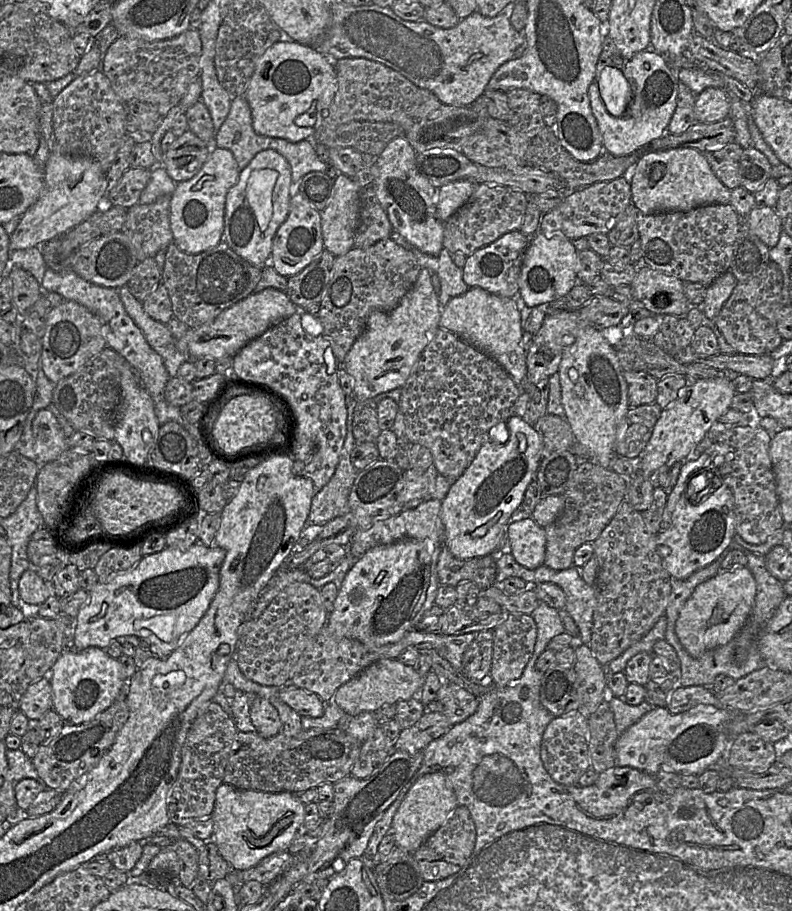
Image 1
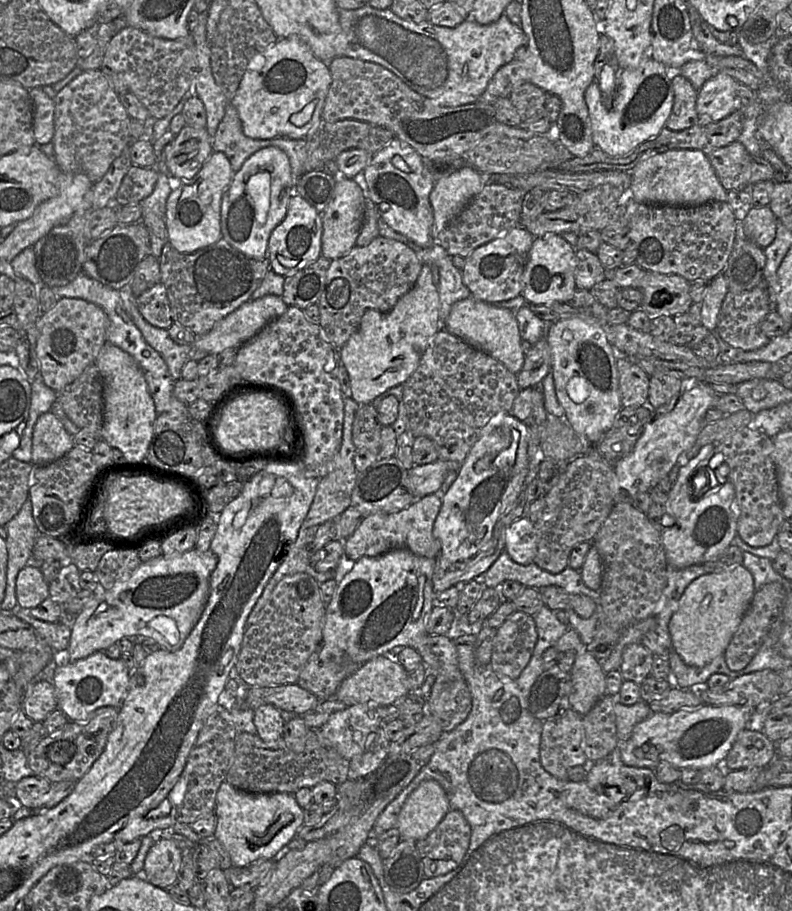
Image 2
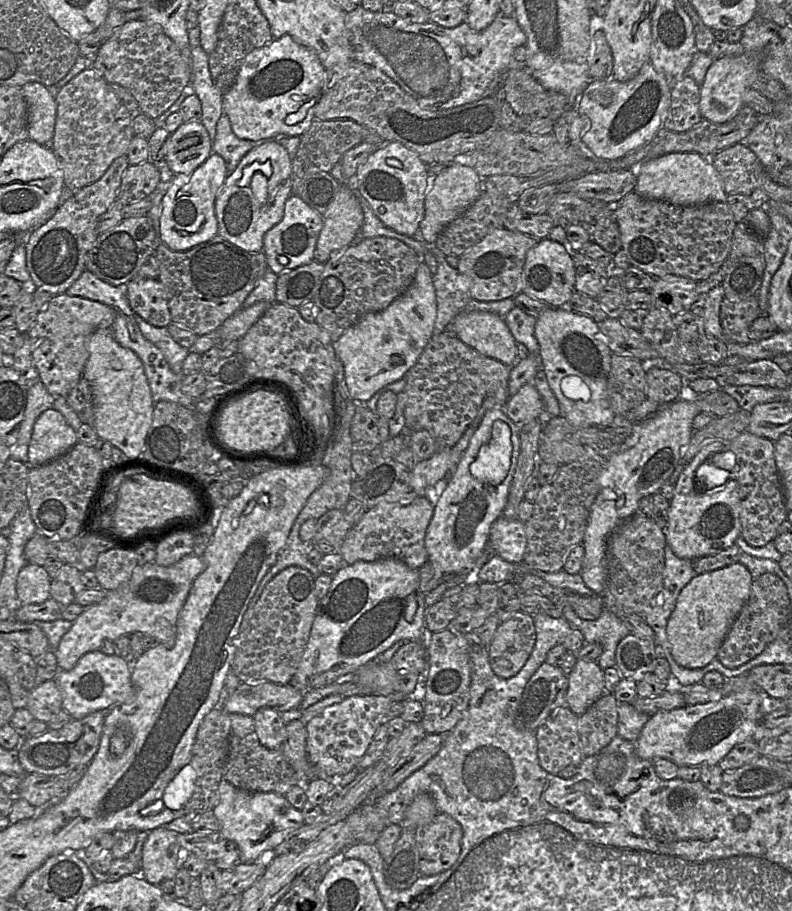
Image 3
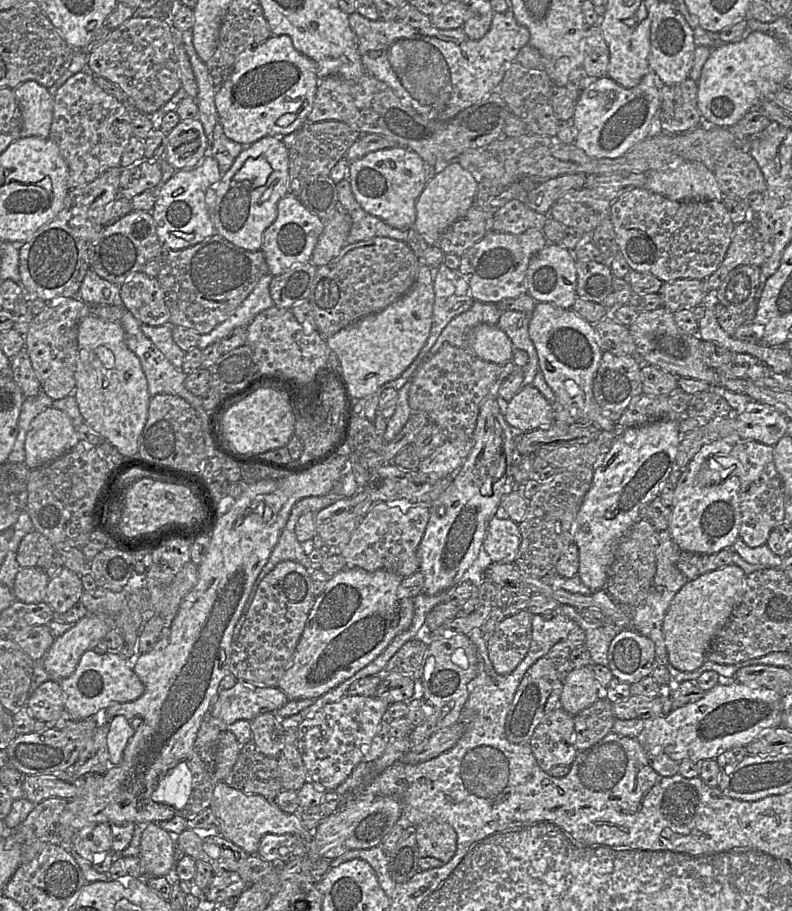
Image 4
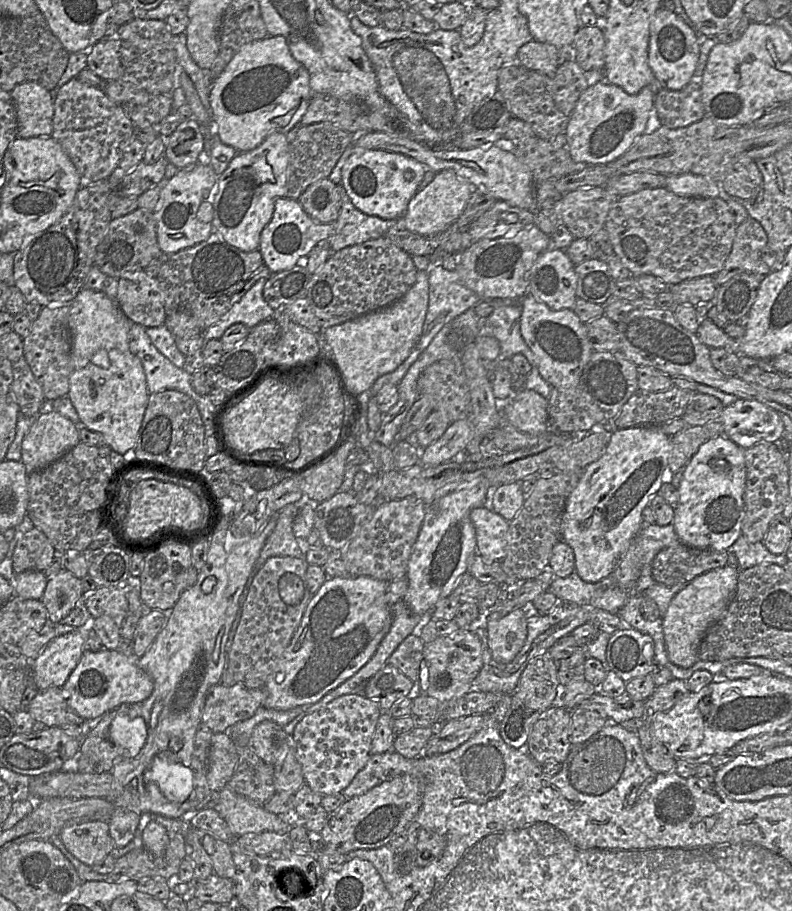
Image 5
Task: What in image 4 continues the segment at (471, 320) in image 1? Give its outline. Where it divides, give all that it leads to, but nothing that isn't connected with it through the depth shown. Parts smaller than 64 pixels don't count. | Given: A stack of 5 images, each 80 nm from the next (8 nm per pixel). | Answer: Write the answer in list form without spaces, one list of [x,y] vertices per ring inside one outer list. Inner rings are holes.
[[[481,324],[472,329],[467,347],[478,358],[496,364],[511,361],[514,354],[510,338],[496,325]]]

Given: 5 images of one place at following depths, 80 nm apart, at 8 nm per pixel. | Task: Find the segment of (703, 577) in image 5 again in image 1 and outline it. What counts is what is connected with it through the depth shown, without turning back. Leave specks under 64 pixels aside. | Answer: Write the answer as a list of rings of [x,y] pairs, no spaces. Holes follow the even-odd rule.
[[[746,566],[718,572],[700,583],[680,610],[675,623],[675,633],[692,657],[730,642],[743,628],[752,610],[756,596],[756,582]]]

